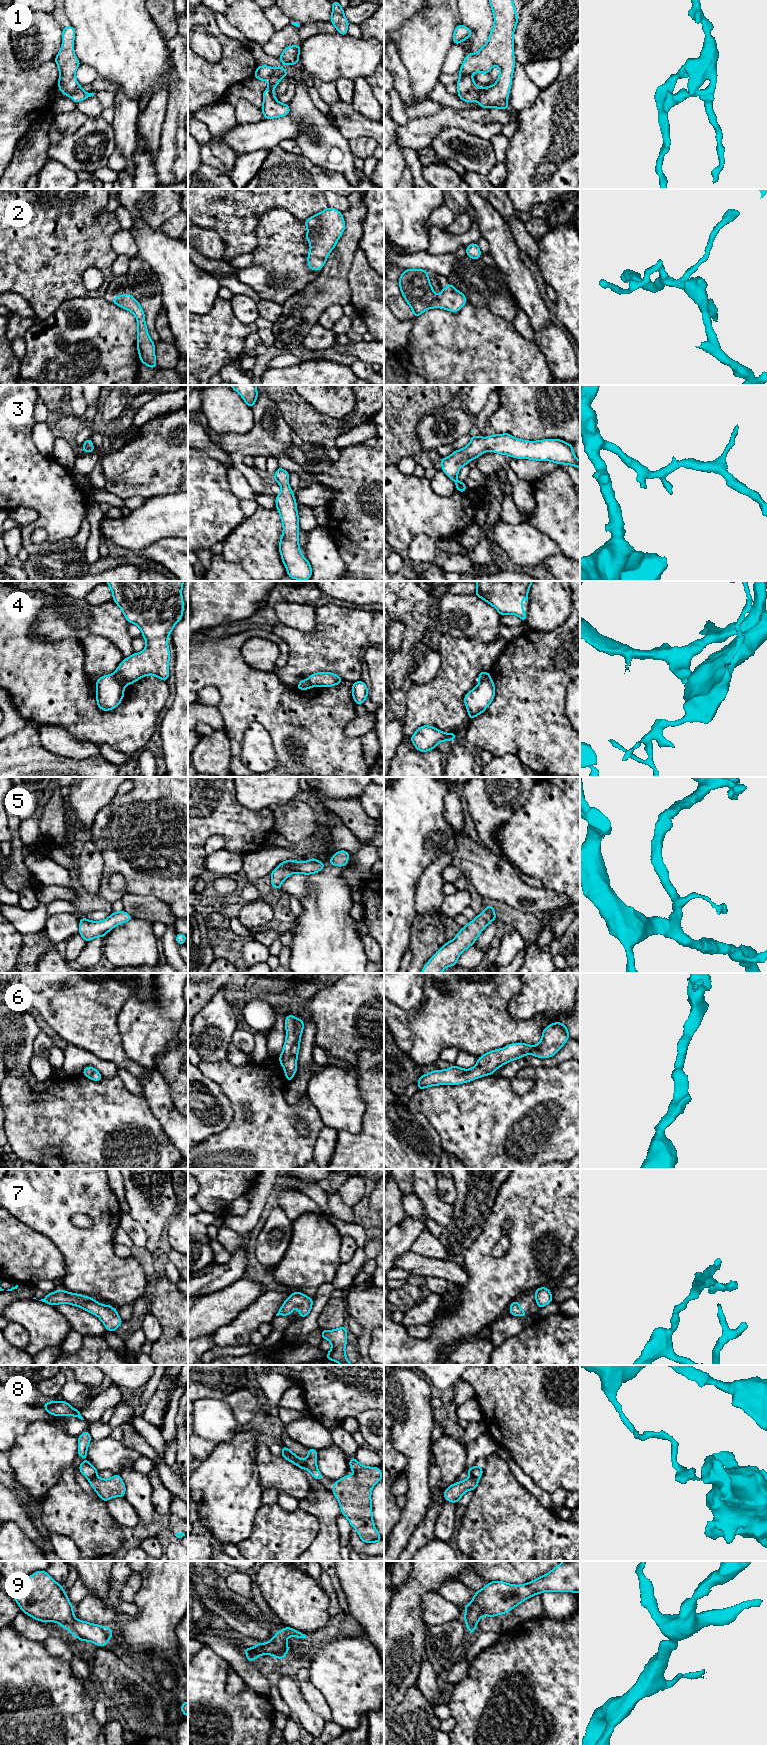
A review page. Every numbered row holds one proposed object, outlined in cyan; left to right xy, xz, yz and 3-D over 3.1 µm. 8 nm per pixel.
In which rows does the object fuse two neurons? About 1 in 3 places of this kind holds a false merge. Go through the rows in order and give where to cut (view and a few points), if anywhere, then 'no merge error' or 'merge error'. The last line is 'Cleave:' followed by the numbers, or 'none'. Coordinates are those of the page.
1: cut in yz along (479, 91), (476, 88), (471, 88), (458, 94); merge error
2: no cut; no merge error
3: no cut; no merge error
4: cut in xy along (112, 674), (124, 686); merge error
5: no cut; no merge error
6: no cut; no merge error
7: no cut; no merge error
8: cut in xz along (289, 1451), (293, 1460), (304, 1468); merge error
9: no cut; no merge error
Cleave: 1, 4, 8

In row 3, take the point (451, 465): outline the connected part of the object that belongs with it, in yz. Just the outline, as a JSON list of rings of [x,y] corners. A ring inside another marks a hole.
[[[509,433],[490,435],[486,438],[472,435],[470,443],[463,449],[454,451],[450,456],[440,460],[442,472],[456,483],[456,490],[464,493],[464,482],[457,480],[460,468],[468,465],[486,451],[510,455],[512,458],[552,461],[567,464],[580,469],[580,461],[573,452],[573,445],[559,439],[526,441],[513,437]]]

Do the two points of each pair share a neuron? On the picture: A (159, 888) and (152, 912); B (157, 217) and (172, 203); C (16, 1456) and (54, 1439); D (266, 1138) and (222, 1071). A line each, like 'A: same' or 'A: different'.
A: different
B: same
C: same
D: same

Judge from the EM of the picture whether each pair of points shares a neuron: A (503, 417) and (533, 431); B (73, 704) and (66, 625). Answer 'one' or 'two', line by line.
A: two
B: two

